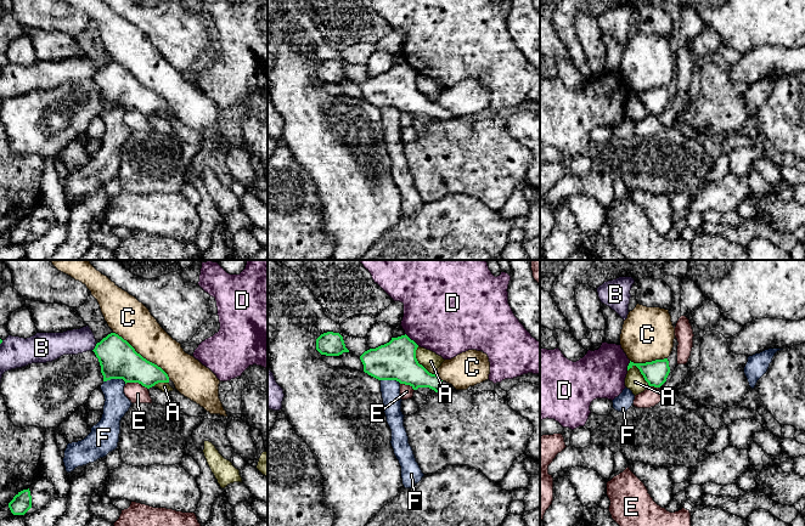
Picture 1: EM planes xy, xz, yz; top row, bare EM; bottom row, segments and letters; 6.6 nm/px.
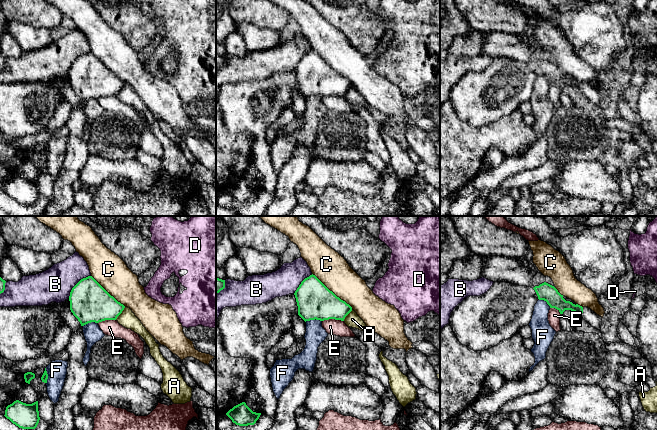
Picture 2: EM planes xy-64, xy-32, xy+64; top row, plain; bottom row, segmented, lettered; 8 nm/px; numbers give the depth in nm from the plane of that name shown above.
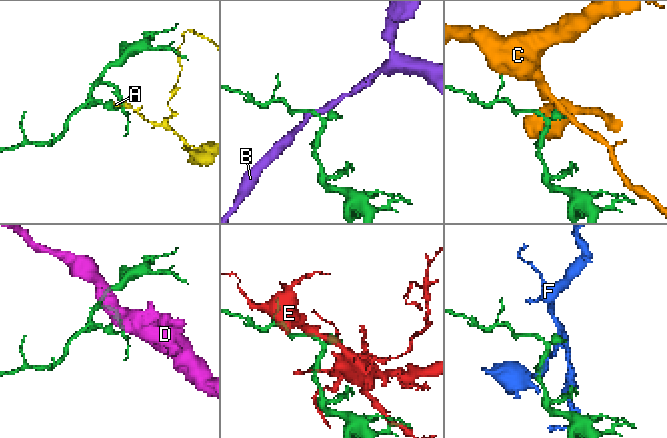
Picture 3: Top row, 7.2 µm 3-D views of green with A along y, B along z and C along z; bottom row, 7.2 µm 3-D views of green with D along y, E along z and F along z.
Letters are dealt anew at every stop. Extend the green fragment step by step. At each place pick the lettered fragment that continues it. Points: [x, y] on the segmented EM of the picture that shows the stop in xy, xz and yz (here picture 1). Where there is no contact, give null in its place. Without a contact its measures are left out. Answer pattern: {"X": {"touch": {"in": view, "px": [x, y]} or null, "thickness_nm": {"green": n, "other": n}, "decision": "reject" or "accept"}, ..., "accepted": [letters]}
{"A": {"touch": {"in": "xz", "px": [418, 363]}, "thickness_nm": {"green": 260, "other": 120}, "decision": "reject"}, "B": {"touch": {"in": "xy", "px": [95, 346]}, "thickness_nm": {"green": 260, "other": 160}, "decision": "reject"}, "C": {"touch": {"in": "xy", "px": [141, 356]}, "thickness_nm": {"green": 260, "other": 260}, "decision": "reject"}, "D": {"touch": {"in": "xz", "px": [412, 340]}, "thickness_nm": {"green": 260, "other": 480}, "decision": "reject"}, "E": {"touch": {"in": "xy", "px": [136, 382]}, "thickness_nm": {"green": 260, "other": 130}, "decision": "reject"}, "F": {"touch": {"in": "xy", "px": [114, 378]}, "thickness_nm": {"green": 260, "other": 160}, "decision": "reject"}, "accepted": []}

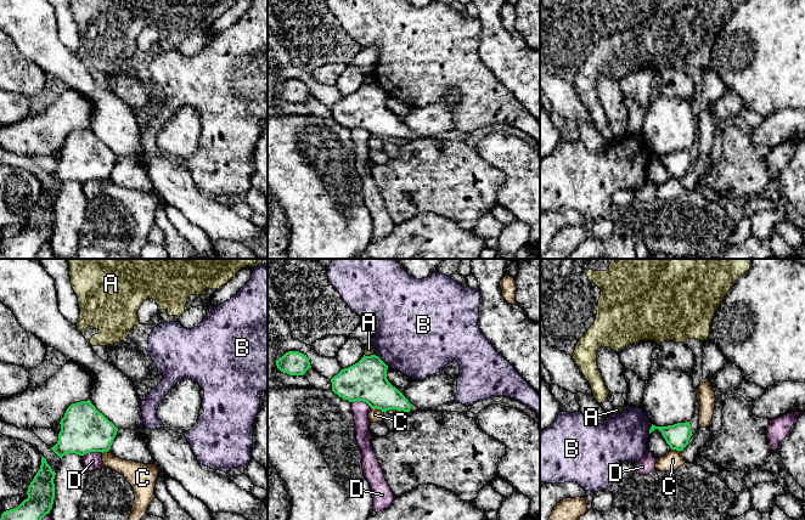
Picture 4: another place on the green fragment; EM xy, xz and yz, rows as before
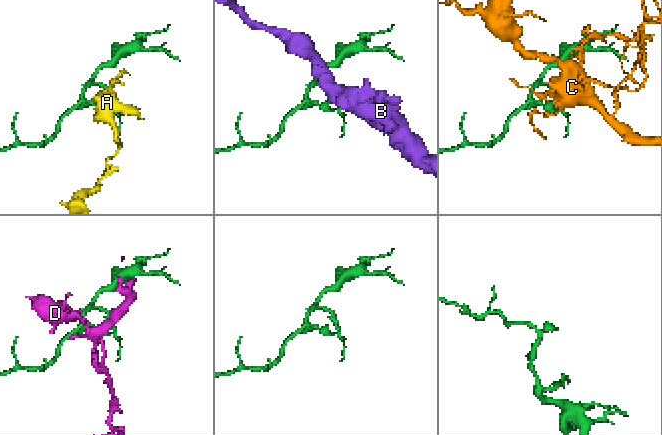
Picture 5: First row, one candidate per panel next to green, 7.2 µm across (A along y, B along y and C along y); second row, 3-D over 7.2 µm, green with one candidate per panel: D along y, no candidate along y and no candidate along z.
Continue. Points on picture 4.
{"A": {"touch": {"in": "xz", "px": [369, 356]}, "thickness_nm": {"green": 280, "other": 60}, "decision": "reject"}, "B": {"touch": {"in": "xz", "px": [382, 361]}, "thickness_nm": {"green": 280, "other": 460}, "decision": "reject"}, "C": {"touch": {"in": "xz", "px": [378, 408]}, "thickness_nm": {"green": 280, "other": 90}, "decision": "reject"}, "D": {"touch": {"in": "xy", "px": [93, 451]}, "thickness_nm": {"green": 300, "other": 130}, "decision": "reject"}, "accepted": []}

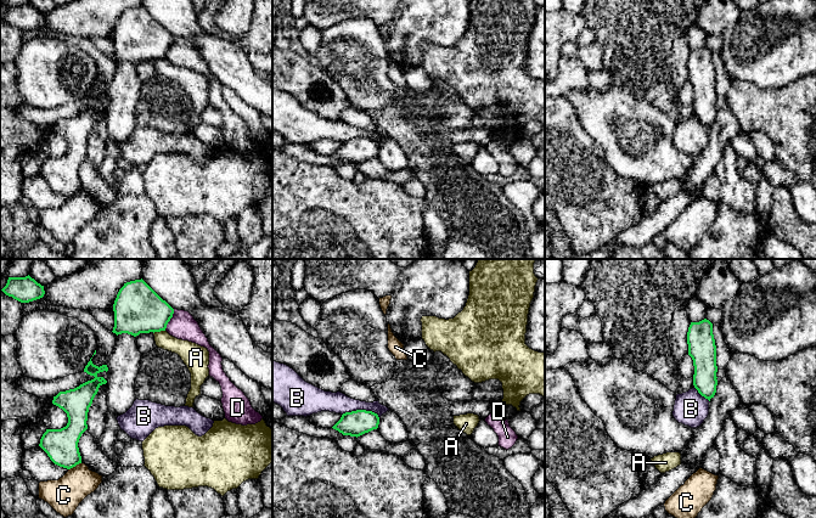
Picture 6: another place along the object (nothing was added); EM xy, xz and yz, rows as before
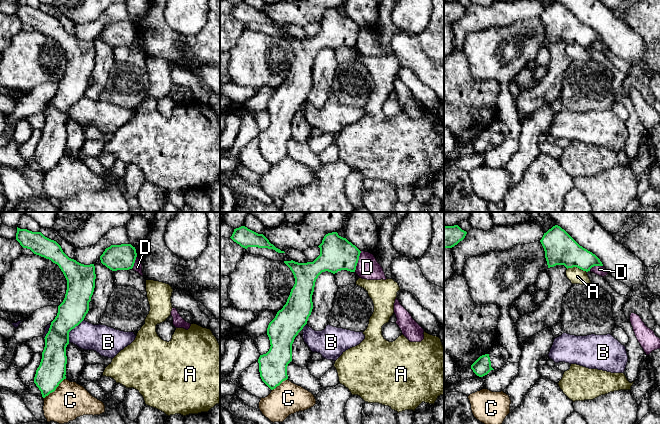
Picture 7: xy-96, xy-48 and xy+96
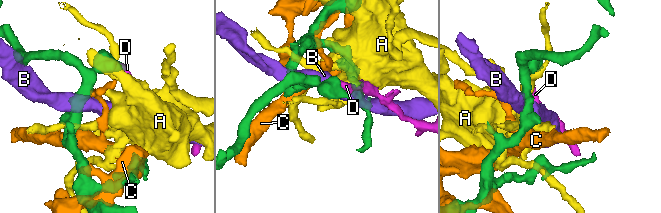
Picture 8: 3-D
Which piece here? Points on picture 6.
{"A": {"touch": {"in": "xy", "px": [158, 331]}, "thickness_nm": {"green": 320, "other": 140}, "decision": "reject"}, "B": {"touch": {"in": "xz", "px": [361, 410]}, "thickness_nm": {"green": 170, "other": 140}, "decision": "reject"}, "C": {"touch": {"in": "xy", "px": [74, 466]}, "thickness_nm": {"green": 220, "other": 220}, "decision": "reject"}, "D": {"touch": {"in": "xy", "px": [169, 320]}, "thickness_nm": {"green": 320, "other": 180}, "decision": "reject"}, "accepted": []}

